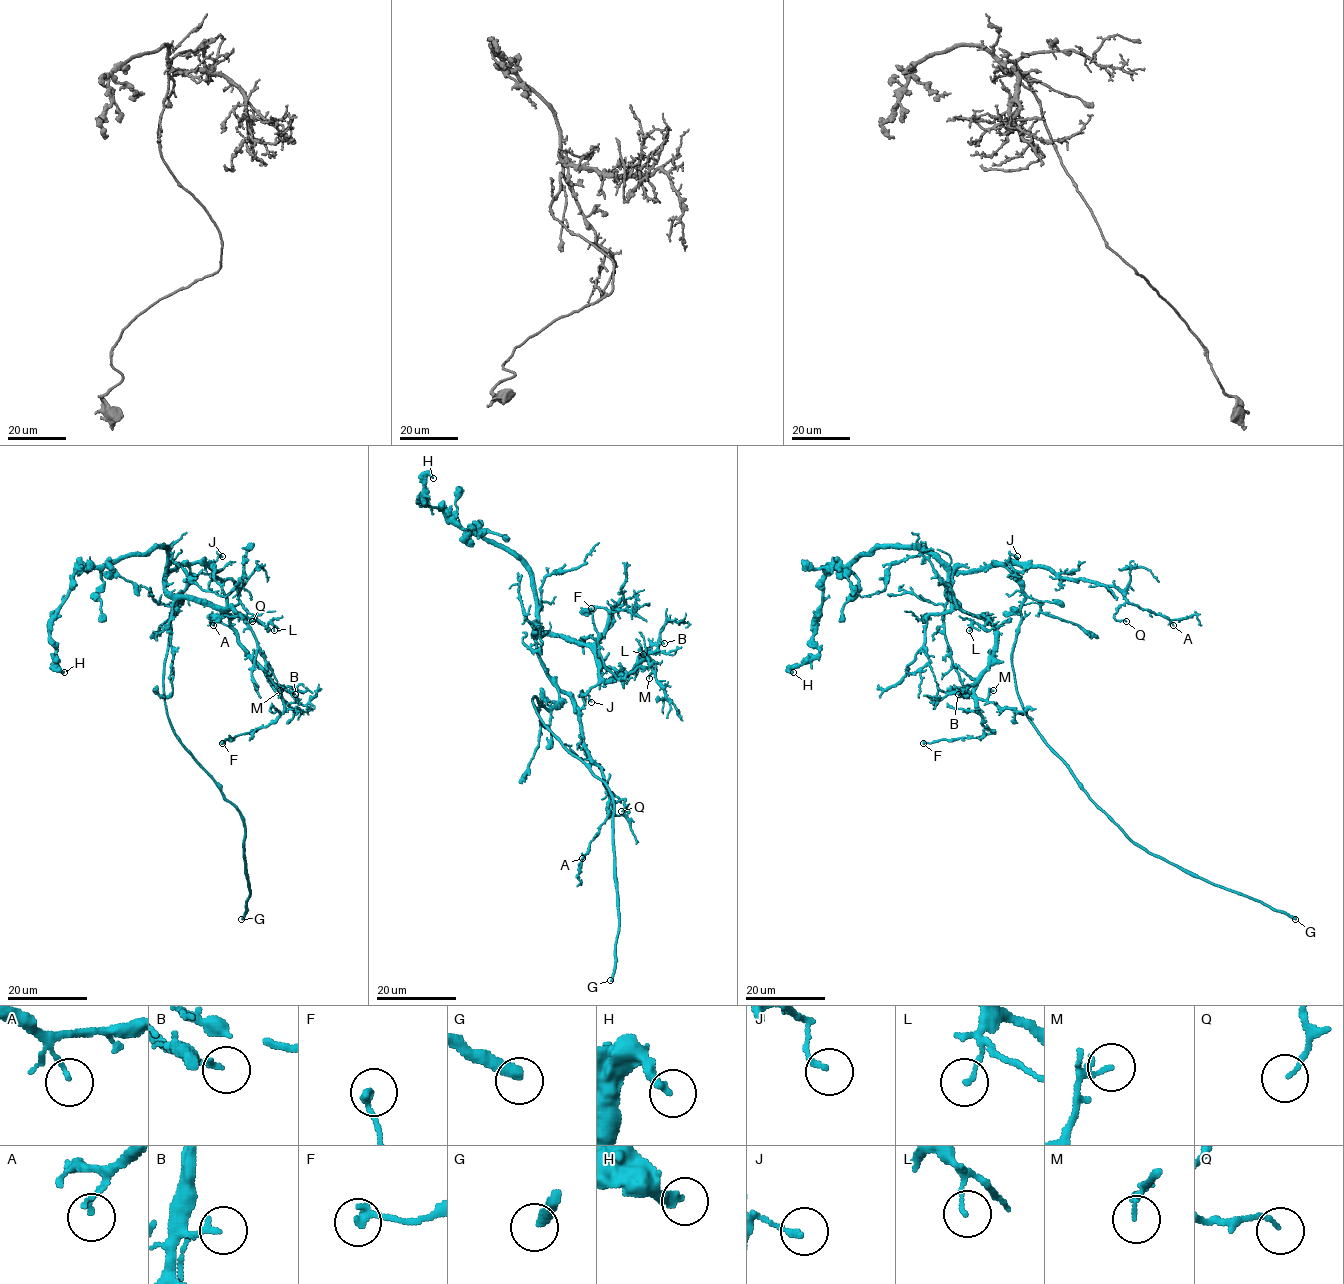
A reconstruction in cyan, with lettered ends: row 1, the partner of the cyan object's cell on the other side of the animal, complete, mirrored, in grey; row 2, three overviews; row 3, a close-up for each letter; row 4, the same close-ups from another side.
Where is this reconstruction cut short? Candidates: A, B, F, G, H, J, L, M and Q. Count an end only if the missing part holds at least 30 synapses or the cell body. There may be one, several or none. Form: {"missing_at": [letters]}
{"missing_at": ["G"]}

